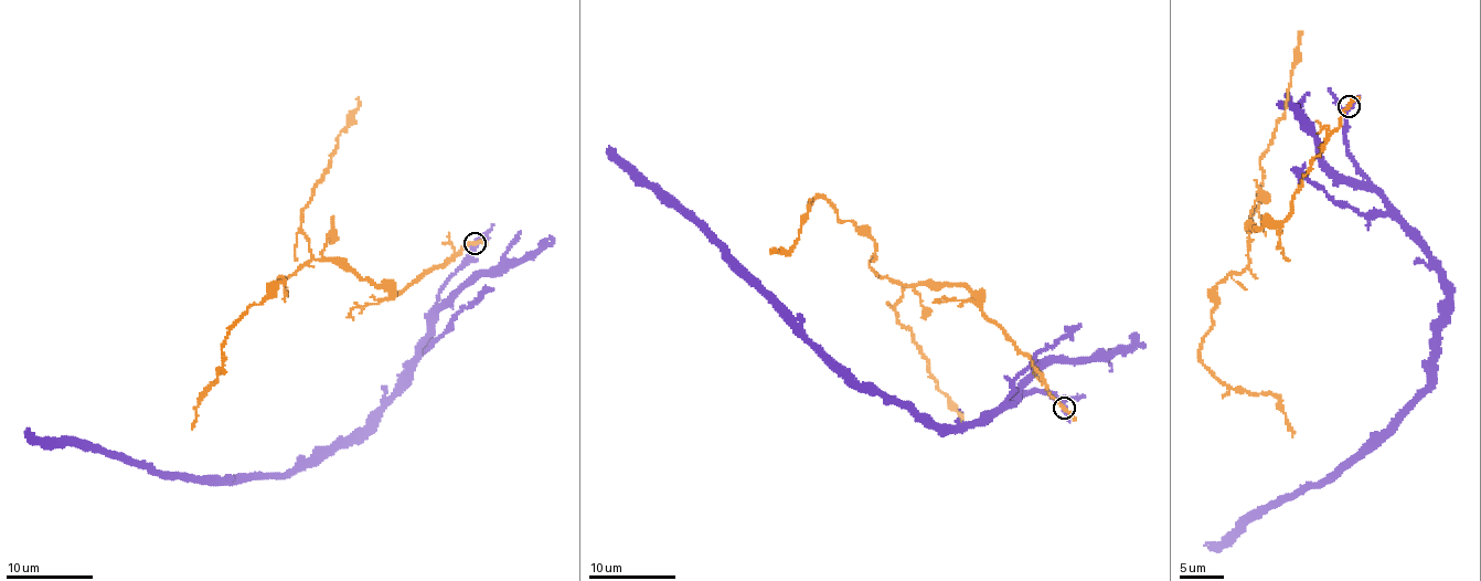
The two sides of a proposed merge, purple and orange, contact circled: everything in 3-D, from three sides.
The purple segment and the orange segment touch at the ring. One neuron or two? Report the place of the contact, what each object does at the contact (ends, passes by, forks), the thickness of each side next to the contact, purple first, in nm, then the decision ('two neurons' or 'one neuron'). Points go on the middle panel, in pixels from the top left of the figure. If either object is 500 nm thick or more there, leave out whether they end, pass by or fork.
(1064, 408) | purple forks | orange passes by | 260/170 nm | two neurons

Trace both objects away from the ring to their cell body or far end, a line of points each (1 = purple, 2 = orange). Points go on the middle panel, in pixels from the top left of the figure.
1: (1064, 409), (1037, 389), (969, 424), (938, 428), (872, 393), (846, 378), (739, 265), (640, 181), (609, 146)
2: (1064, 409), (980, 298), (878, 275), (870, 236), (820, 196), (792, 250), (770, 249)

